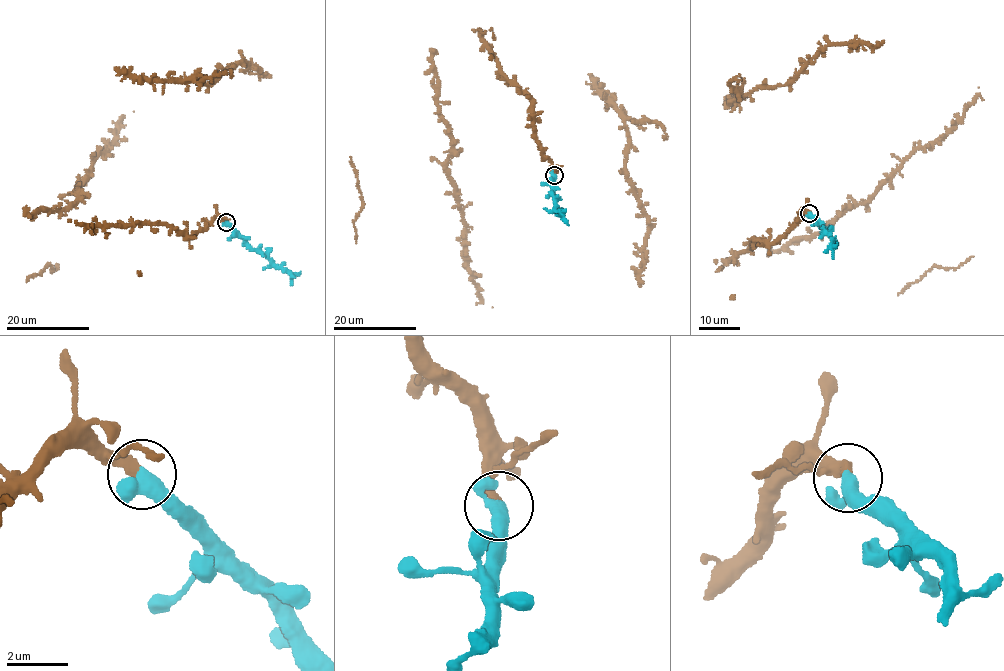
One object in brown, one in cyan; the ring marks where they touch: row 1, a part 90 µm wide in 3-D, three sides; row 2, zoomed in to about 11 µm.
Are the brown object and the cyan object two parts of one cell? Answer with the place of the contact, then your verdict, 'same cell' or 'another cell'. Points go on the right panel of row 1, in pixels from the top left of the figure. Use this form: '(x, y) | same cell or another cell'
(809, 213) | same cell

